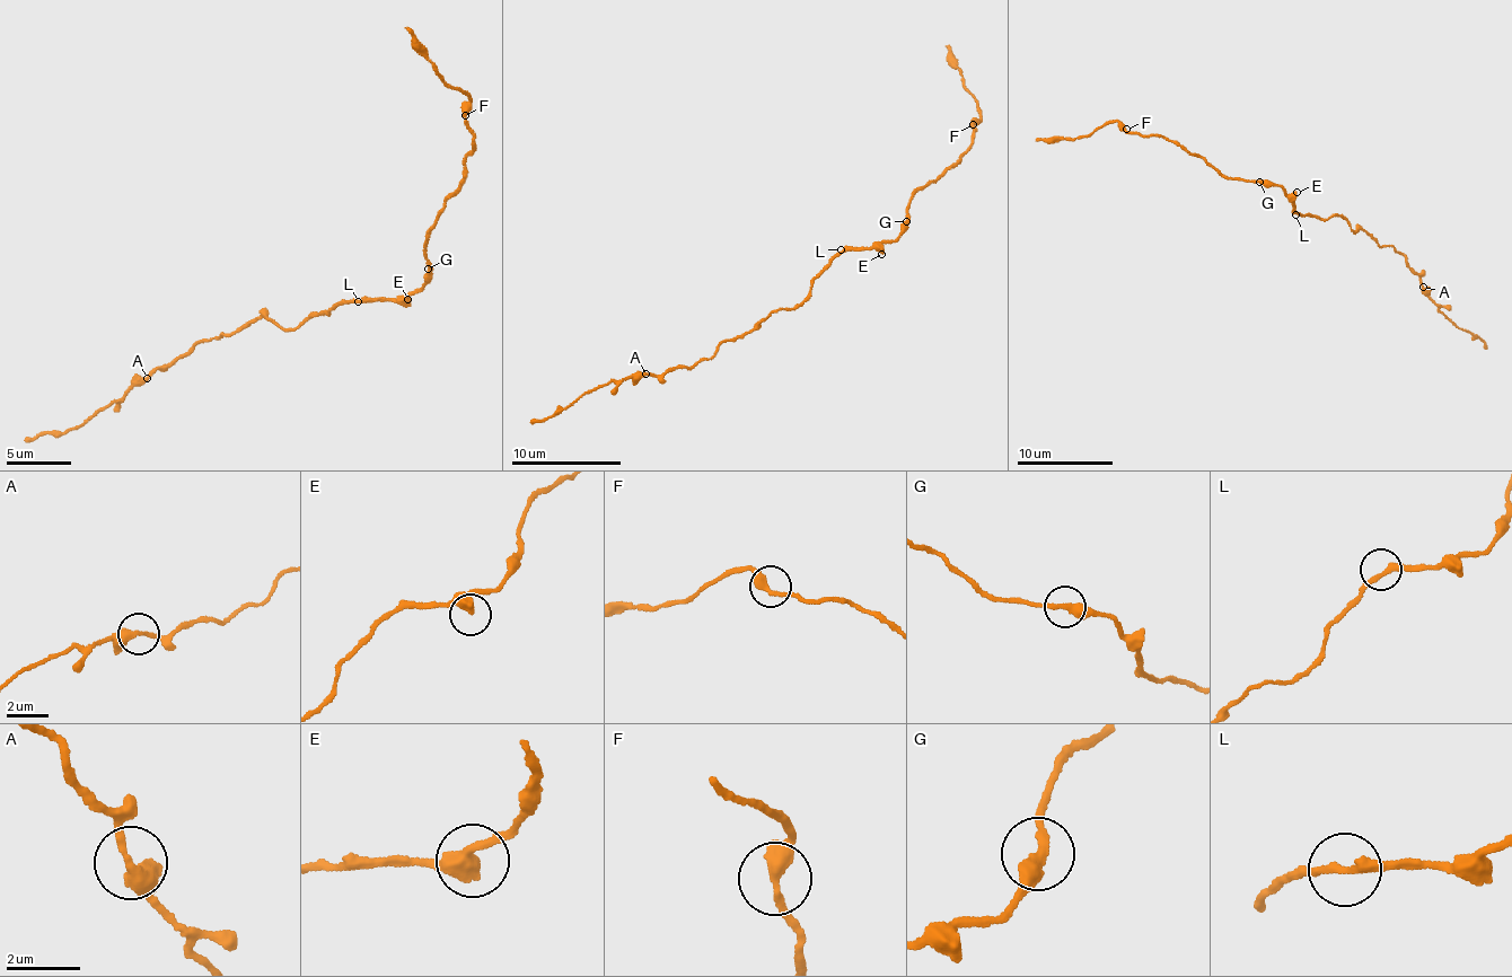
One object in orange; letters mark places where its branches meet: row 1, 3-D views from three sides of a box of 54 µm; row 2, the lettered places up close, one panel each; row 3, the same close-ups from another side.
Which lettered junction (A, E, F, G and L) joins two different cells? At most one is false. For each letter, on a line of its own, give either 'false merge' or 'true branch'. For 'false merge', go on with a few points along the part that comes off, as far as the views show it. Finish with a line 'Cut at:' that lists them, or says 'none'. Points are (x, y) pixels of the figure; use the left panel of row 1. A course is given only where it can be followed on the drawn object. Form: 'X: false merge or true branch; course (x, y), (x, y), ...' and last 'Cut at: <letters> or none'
A: true branch
E: true branch
F: true branch
G: true branch
L: true branch
Cut at: none

